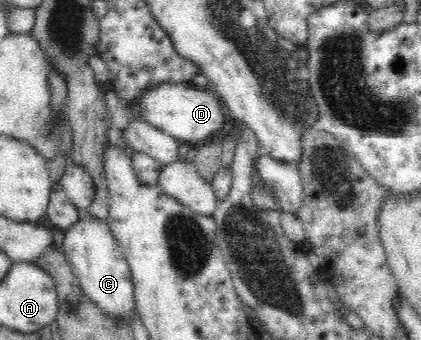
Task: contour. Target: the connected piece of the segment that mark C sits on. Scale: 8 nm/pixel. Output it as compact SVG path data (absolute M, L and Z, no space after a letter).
M80 213L78 221L66 229L60 250L83 293L97 303L100 309L127 321L130 313L135 311L134 294L132 294L134 286L126 258L107 220L96 219L89 213Z

